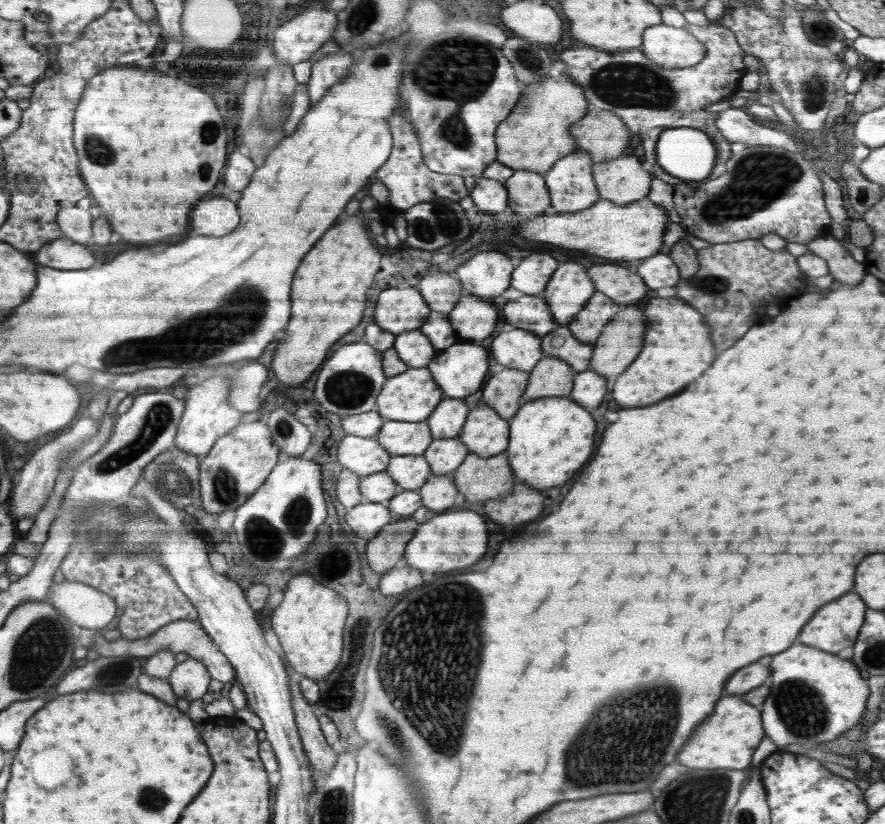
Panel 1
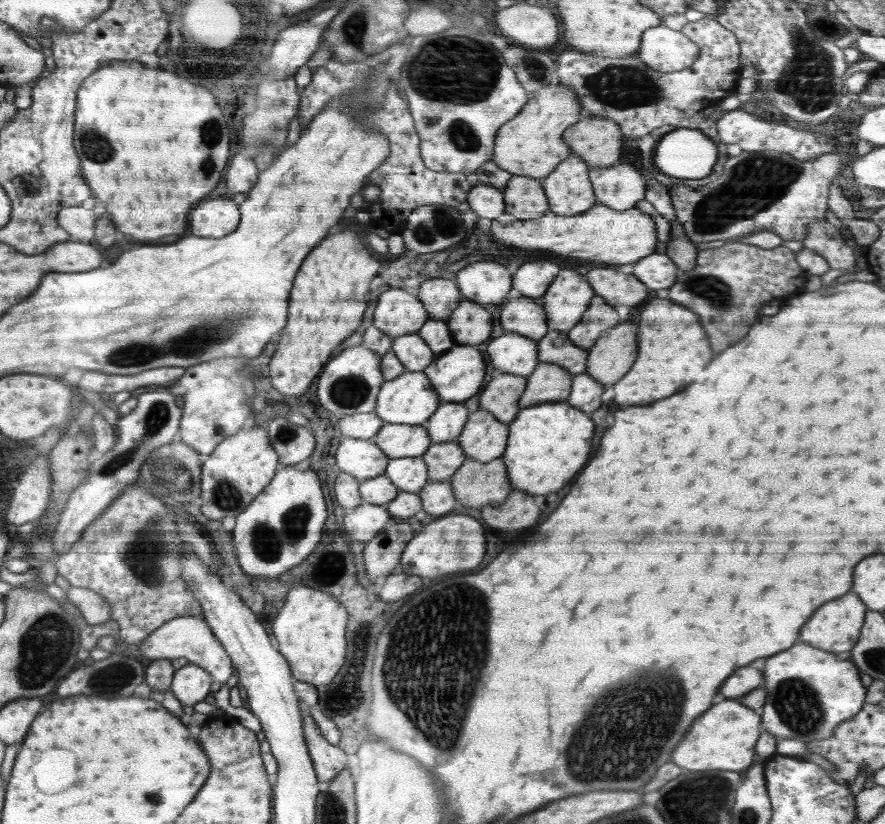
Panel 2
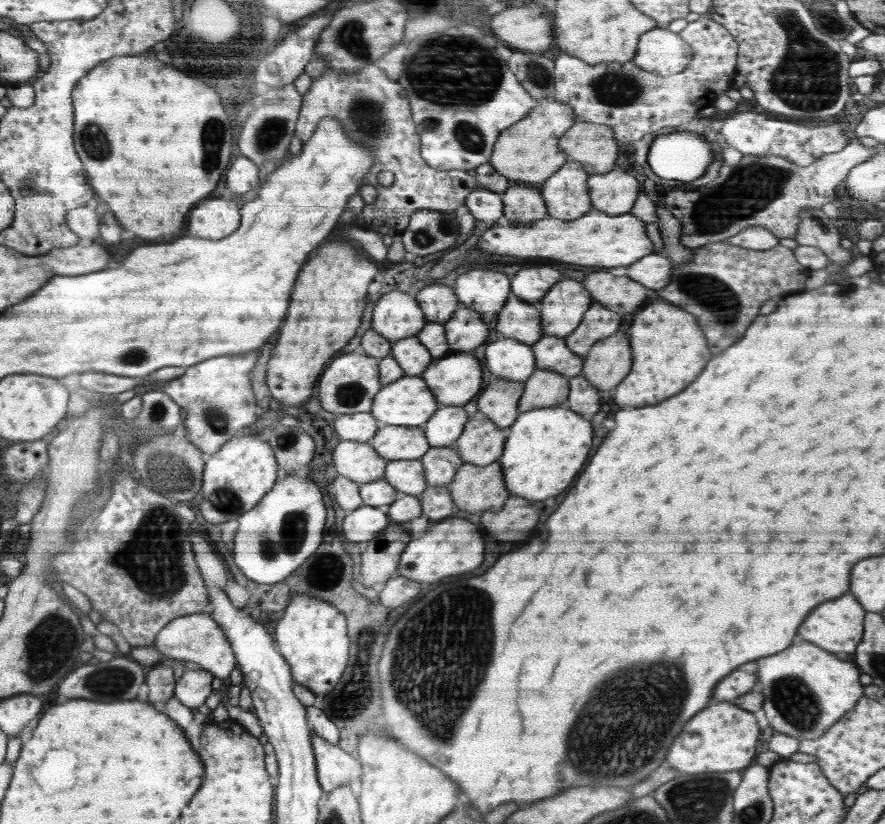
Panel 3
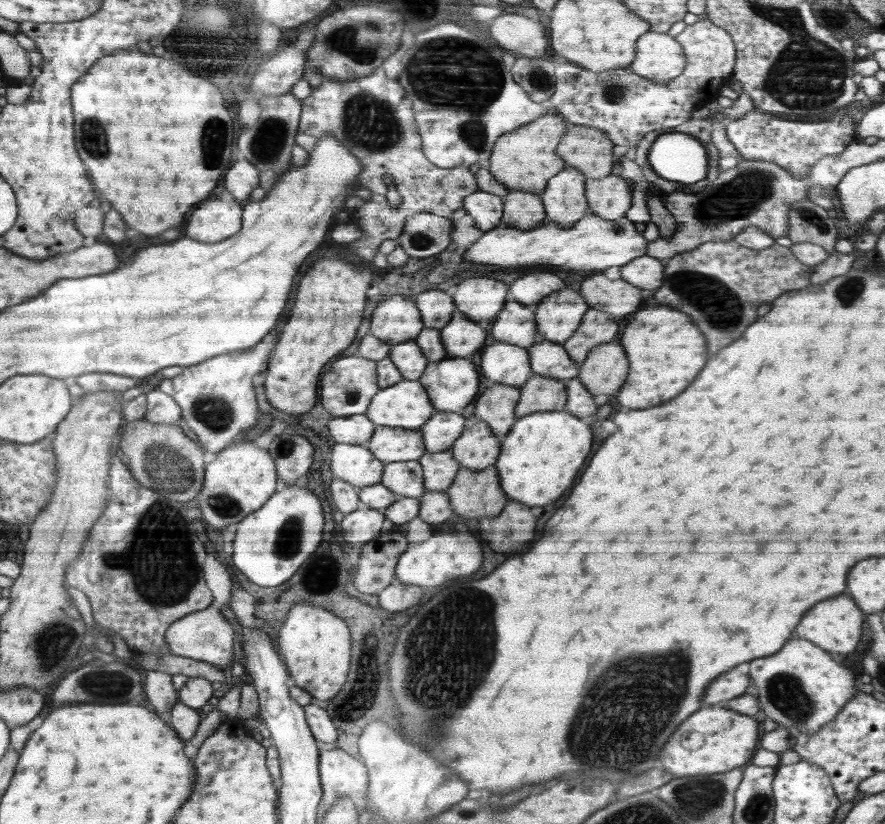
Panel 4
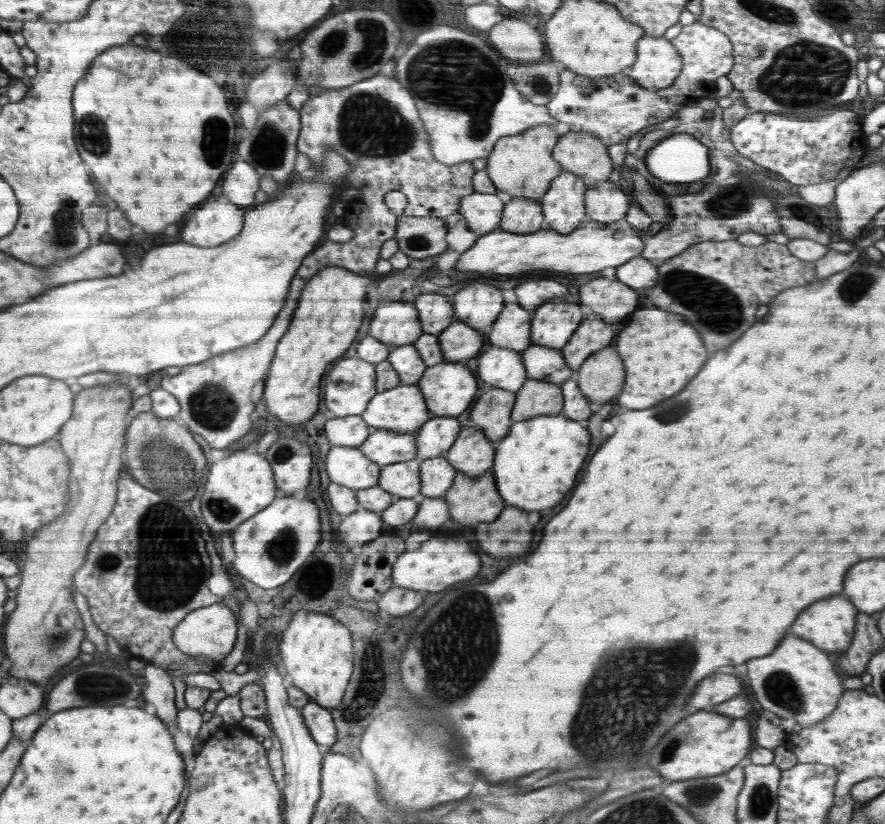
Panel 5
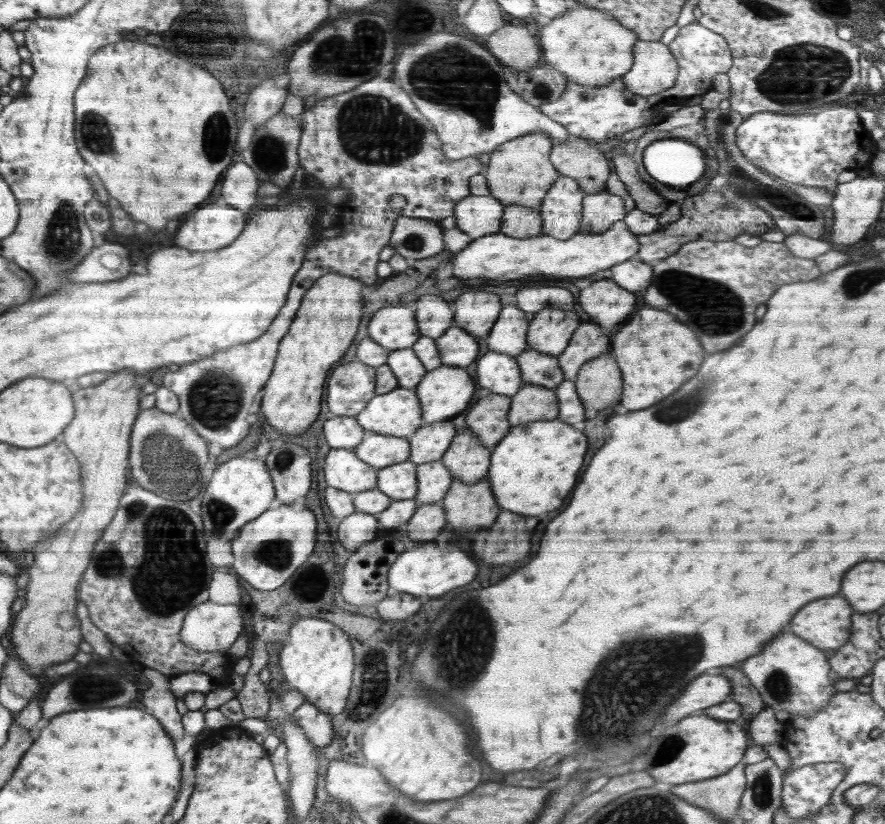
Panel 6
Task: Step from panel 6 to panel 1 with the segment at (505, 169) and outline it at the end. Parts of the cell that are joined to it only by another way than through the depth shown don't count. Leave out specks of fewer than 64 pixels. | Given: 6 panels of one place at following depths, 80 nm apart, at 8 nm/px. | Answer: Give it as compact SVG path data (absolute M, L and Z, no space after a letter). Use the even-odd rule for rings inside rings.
M563 73L560 78L553 79L550 74L532 84L520 83L521 95L508 117L500 122L495 133L495 142L498 148L496 161L512 170L531 170L544 175L564 155L577 151L576 140L570 135L570 126L588 114L588 101L581 86L578 86L571 76Z

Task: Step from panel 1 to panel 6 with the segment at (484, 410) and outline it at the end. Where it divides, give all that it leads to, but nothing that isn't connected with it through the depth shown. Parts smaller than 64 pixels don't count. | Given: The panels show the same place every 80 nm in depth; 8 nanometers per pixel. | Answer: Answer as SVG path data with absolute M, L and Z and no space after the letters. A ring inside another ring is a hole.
M467 428L452 439L441 461L453 478L464 484L476 484L488 474L491 451Z

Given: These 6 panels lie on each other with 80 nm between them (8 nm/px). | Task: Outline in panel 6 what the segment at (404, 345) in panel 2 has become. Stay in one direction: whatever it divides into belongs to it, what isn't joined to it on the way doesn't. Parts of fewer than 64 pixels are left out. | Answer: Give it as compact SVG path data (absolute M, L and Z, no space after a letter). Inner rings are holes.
M412 347L390 351L385 362L397 378L398 387L412 389L427 373Z

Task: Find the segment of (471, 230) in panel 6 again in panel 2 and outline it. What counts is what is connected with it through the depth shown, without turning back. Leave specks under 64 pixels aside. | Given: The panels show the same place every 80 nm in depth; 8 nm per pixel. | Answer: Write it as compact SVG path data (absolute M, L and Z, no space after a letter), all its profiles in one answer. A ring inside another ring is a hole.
M475 185L469 190L467 202L480 218L497 219L505 212L503 190L490 185Z

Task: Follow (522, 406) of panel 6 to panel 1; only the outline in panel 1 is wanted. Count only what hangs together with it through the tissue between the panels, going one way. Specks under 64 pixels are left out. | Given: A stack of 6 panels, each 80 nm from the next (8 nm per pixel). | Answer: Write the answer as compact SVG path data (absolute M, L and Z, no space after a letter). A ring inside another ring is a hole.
M553 356L542 357L529 372L529 381L520 399L520 406L542 397L569 397L577 373Z

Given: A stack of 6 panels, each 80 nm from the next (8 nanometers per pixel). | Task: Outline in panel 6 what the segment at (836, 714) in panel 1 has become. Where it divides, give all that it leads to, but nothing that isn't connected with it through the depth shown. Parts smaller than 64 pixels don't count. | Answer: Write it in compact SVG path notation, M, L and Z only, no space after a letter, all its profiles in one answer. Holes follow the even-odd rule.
M792 634L774 636L760 654L750 656L742 662L742 670L768 707L776 712L786 710L791 718L811 717L816 711L822 710L836 693L836 679L824 651Z

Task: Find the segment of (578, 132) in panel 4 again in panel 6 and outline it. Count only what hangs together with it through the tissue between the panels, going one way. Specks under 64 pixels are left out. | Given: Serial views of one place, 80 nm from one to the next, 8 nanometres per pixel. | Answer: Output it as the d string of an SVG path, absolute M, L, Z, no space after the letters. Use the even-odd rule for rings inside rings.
M573 135L566 143L554 145L549 160L561 176L576 180L586 195L604 190L608 175L614 173L612 162L592 145L591 139Z

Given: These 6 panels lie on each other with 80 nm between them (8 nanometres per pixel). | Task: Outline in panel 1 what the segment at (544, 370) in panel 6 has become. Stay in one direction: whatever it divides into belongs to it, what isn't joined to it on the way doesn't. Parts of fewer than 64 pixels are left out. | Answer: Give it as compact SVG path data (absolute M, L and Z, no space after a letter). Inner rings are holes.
M559 326L541 338L543 356L553 356L567 362L576 373L589 369L593 345L580 342L572 336L569 328Z

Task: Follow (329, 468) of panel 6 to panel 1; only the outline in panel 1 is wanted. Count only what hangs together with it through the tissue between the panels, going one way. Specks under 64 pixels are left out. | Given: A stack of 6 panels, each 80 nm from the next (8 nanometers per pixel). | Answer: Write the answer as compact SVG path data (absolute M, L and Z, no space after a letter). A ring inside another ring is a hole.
M346 434L337 450L338 462L360 478L384 471L392 457L380 446L376 437L362 438Z

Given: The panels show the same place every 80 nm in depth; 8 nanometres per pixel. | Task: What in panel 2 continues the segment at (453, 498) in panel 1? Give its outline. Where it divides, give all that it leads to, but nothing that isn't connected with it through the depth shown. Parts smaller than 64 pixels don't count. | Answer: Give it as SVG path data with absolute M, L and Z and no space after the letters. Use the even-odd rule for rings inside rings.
M449 480L428 482L417 495L421 498L424 512L431 516L442 516L442 514L452 512L452 508L458 508Z

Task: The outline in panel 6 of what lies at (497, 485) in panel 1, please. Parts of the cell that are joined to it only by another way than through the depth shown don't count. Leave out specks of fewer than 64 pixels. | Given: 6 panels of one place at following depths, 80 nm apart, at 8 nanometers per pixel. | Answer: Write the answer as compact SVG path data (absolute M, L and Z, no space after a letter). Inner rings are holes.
M487 477L476 484L464 484L461 480L454 478L448 492L443 496L442 502L446 522L452 526L454 536L462 536L462 538L472 538L472 534L491 526L501 511Z

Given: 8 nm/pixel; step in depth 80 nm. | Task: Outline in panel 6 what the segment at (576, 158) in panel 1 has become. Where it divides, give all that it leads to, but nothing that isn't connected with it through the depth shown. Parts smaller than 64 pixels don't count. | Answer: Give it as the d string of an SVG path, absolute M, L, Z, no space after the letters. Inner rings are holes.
M560 175L538 209L542 219L541 234L566 240L578 233L585 195L576 180Z

